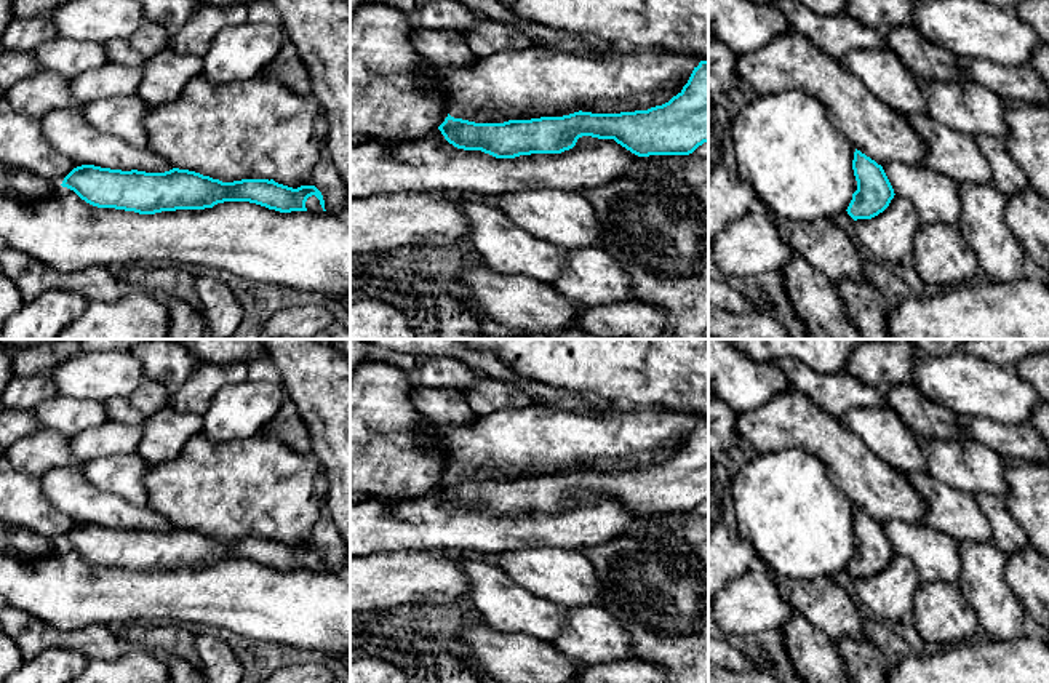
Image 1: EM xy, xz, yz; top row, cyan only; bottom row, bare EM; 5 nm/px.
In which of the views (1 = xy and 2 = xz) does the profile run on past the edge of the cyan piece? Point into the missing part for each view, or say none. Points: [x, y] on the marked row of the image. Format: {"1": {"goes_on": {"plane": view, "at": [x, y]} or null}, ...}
{"1": {"goes_on": null}, "2": {"goes_on": null}}

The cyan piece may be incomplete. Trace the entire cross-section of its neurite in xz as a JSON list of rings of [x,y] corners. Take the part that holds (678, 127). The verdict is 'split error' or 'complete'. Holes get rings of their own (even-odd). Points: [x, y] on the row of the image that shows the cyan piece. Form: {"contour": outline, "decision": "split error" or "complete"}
{"contour": [[[708,59],[694,67],[683,90],[662,106],[620,114],[574,112],[563,117],[509,120],[504,123],[475,123],[448,114],[438,126],[445,139],[457,149],[481,150],[496,158],[515,158],[531,154],[561,154],[582,136],[614,139],[638,157],[689,155],[708,142]]], "decision": "complete"}

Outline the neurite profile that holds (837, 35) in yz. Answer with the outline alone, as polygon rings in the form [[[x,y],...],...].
[[[776,0],[793,32],[811,40],[832,58],[841,58],[854,50],[887,50],[886,35],[841,13],[822,16],[796,0]]]

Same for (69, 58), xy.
[[[56,37],[32,51],[42,69],[72,80],[109,62],[104,45]]]

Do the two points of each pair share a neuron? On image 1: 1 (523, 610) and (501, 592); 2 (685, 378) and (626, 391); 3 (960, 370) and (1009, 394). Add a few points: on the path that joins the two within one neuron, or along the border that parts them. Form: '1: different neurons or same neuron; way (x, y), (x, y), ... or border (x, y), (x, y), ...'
1: same neuron; way (518, 610), (506, 597)
2: same neuron; way (670, 378), (640, 378)
3: same neuron; way (973, 383), (979, 389), (997, 392)

